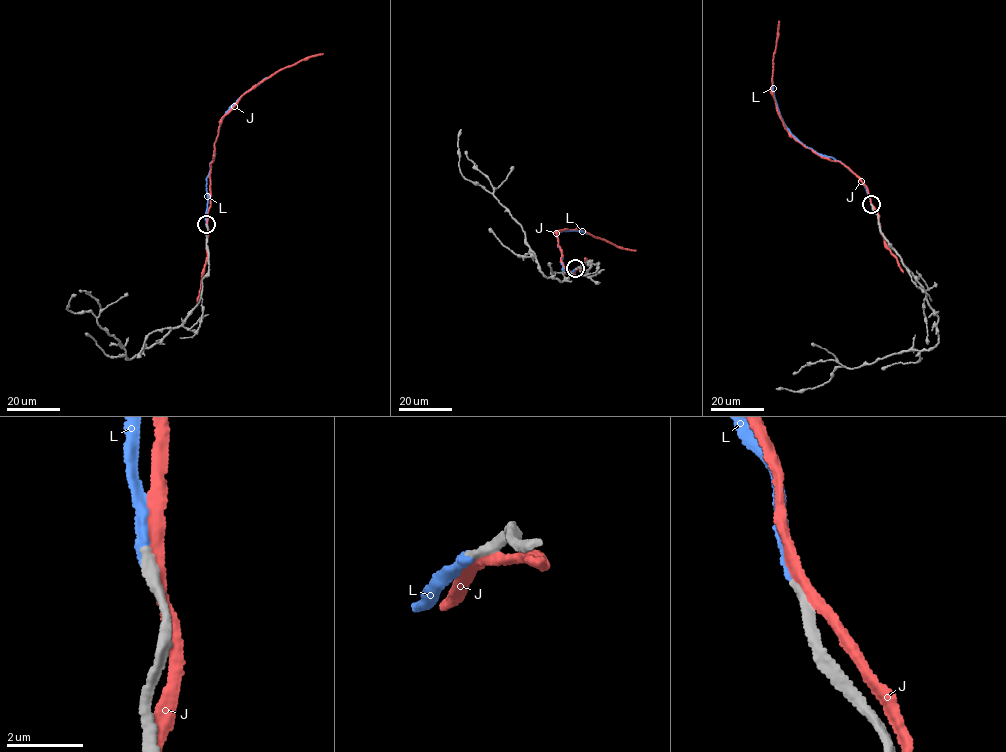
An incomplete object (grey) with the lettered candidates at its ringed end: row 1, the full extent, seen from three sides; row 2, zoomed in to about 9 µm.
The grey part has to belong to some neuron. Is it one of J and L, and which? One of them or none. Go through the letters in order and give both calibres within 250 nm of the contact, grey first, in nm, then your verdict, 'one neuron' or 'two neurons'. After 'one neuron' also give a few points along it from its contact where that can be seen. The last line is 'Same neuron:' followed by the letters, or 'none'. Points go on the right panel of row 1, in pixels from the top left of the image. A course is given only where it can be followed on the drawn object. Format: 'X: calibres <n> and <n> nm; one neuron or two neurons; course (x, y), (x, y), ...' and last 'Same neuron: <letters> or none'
J: calibres 340 and 280 nm; two neurons
L: calibres 300 and 240 nm; one neuron; course (871, 205), (862, 181), (841, 162), (806, 147), (790, 132), (776, 102), (772, 77)
Same neuron: L

